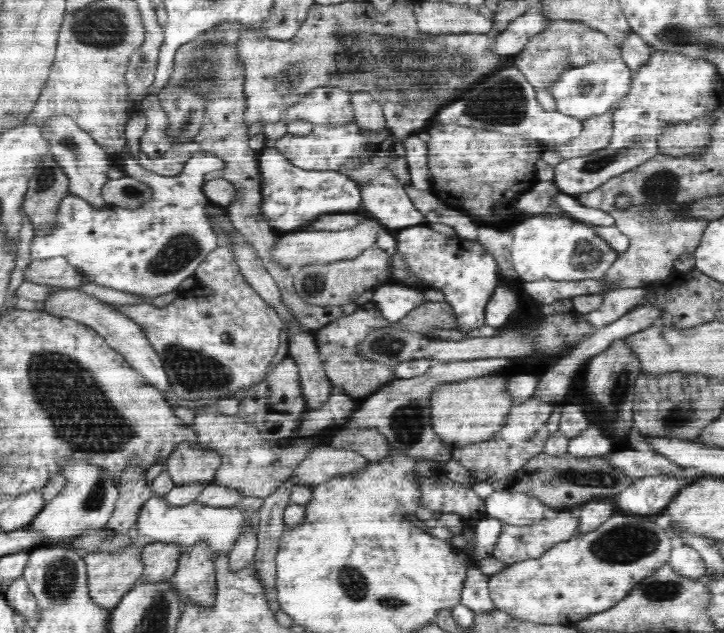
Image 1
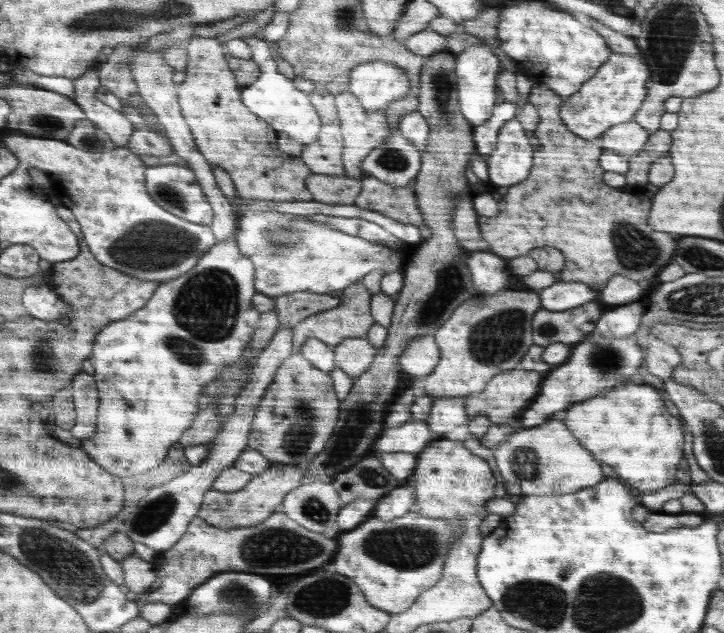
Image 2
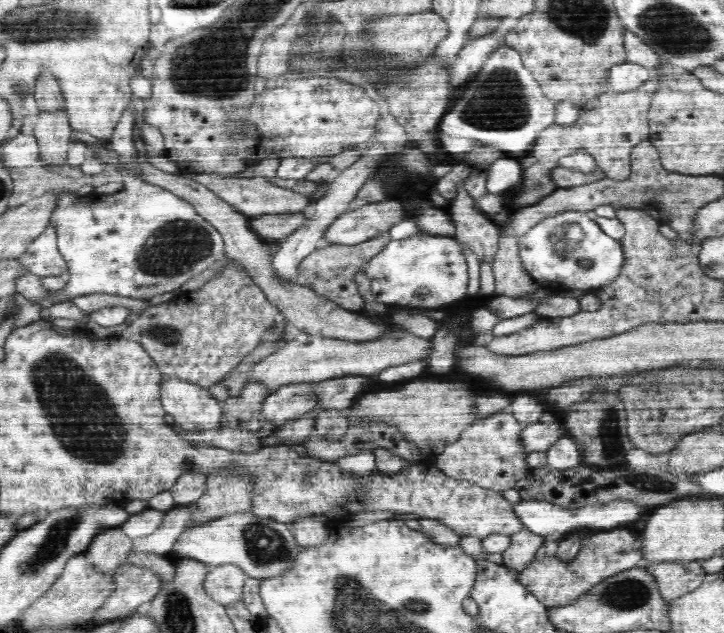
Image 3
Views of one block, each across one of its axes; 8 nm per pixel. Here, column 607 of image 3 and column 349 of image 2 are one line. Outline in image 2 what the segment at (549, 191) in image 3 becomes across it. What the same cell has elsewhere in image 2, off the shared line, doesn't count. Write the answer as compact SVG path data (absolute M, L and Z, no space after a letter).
M349 90L334 94L335 106L338 109L339 119L342 121L342 133L344 148L342 150L342 164L346 169L346 176L358 180L362 180L362 172L360 165L362 160L372 152L375 148L382 146L390 134L390 125L386 123L386 117L383 112L370 112L364 110L364 106Z

